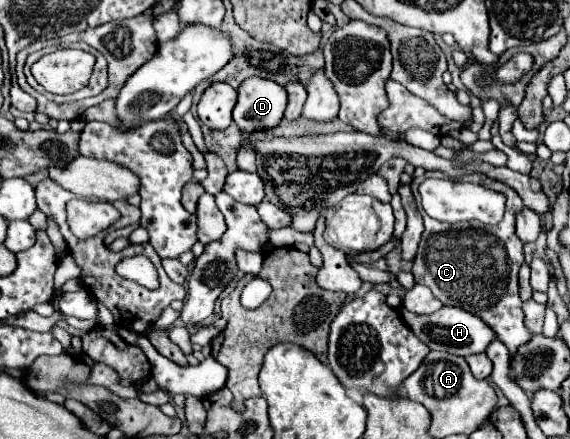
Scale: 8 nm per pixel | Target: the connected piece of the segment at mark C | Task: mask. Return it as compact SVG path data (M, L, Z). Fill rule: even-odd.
M465 174L461 176L461 180L481 184L495 192L503 192L507 198L505 216L499 224L489 224L489 230L487 224L481 224L477 220L453 226L423 216L425 232L419 244L419 252L413 260L413 276L417 284L429 286L431 292L445 306L459 306L481 316L513 354L521 344L531 338L529 330L523 324L517 284L517 272L523 264L523 242L515 234L515 214L523 208L523 202L513 188L485 174Z

